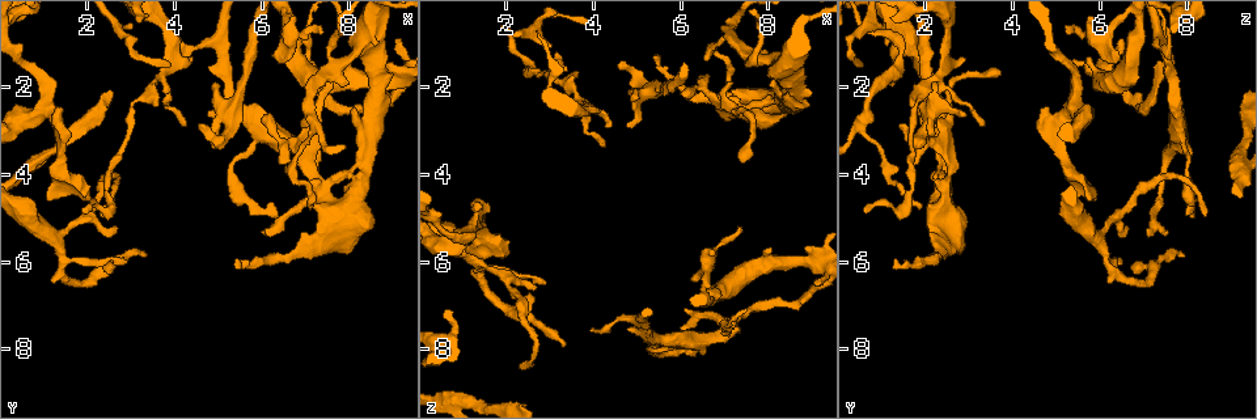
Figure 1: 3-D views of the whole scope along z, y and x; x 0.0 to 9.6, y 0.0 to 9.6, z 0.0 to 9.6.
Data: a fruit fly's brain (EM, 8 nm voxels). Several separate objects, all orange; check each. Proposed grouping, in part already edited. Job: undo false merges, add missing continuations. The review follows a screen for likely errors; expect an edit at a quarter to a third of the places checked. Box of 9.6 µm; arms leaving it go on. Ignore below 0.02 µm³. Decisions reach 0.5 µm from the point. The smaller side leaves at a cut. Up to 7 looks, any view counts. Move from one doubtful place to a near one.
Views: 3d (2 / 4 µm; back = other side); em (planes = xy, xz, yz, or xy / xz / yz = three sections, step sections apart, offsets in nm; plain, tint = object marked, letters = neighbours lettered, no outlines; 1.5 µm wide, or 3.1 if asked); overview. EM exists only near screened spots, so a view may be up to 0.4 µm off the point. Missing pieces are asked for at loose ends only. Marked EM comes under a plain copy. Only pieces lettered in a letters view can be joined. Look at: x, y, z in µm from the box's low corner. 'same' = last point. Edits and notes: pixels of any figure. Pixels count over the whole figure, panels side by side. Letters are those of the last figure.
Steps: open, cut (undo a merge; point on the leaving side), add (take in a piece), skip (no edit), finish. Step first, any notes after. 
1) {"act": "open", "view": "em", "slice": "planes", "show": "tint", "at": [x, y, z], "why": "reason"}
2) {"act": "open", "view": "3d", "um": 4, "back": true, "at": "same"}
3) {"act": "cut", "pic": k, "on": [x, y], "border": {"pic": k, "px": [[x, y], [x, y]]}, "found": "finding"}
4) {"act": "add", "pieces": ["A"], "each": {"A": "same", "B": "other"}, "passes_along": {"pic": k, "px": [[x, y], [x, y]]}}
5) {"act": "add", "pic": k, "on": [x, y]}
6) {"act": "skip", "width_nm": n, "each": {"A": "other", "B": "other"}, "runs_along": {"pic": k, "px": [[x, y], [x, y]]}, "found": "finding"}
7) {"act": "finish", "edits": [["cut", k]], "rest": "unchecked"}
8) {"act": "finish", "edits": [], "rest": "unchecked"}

{"act": "open", "view": "em", "slice": "planes", "show": "letters", "at": [2.60, 5.20, 6.55], "why": "tapers out"}

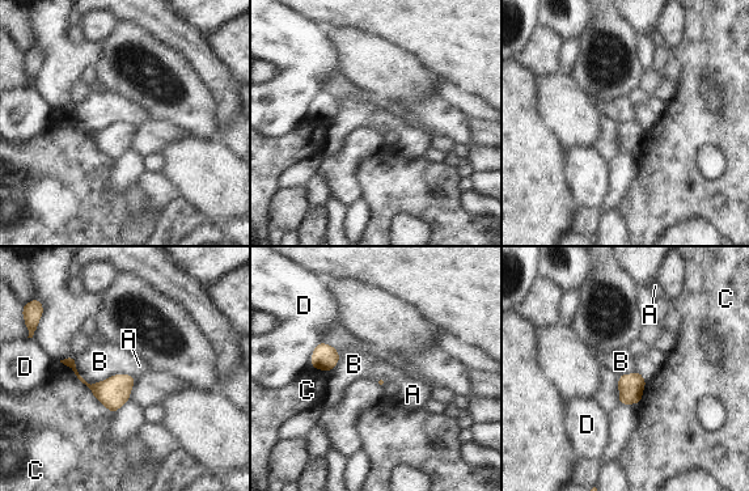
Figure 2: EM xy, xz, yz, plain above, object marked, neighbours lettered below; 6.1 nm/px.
{"act": "skip", "each": {"A": "other", "B": "other", "C": "other", "D": "other"}, "border": {"pic": 2, "px": [[73, 362], [91, 384], [132, 376]]}, "found": "no lettered piece goes on from it"}

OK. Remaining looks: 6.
{"act": "open", "view": "3d", "um": 2, "at": [2.35, 4.95, 8.40], "why": "free end"}

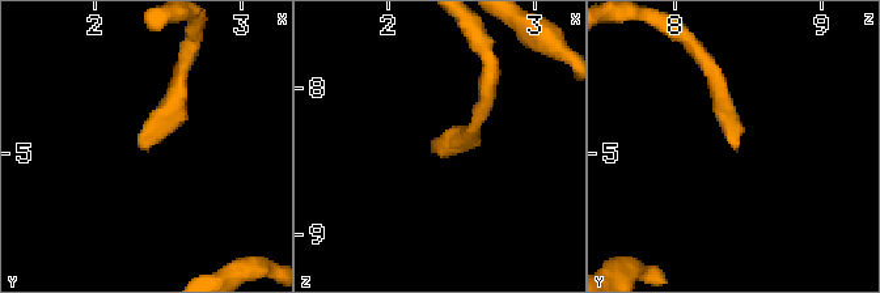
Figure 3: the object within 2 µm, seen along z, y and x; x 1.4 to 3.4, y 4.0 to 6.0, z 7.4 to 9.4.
{"act": "open", "view": "em", "slice": "xy", "step": 8, "show": "letters", "at": [2.32, 4.96, 8.40], "why": "now the EM"}

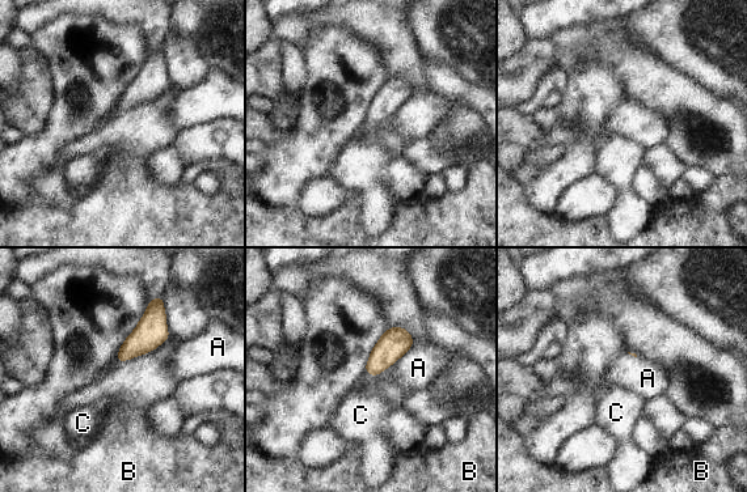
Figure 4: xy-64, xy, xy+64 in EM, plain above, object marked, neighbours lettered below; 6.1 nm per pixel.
{"act": "add", "pic": 4, "on": [362, 412], "each": {"A": "other", "B": "other", "C": "same"}, "passes_along": {"pic": 4, "px": [[393, 343], [371, 373], [362, 412]]}, "found": "the neuron continues"}

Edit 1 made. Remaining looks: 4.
{"act": "open", "view": "em", "slice": "planes", "show": "tint", "at": [1.40, 2.50, 4.65], "why": "branch stops here"}

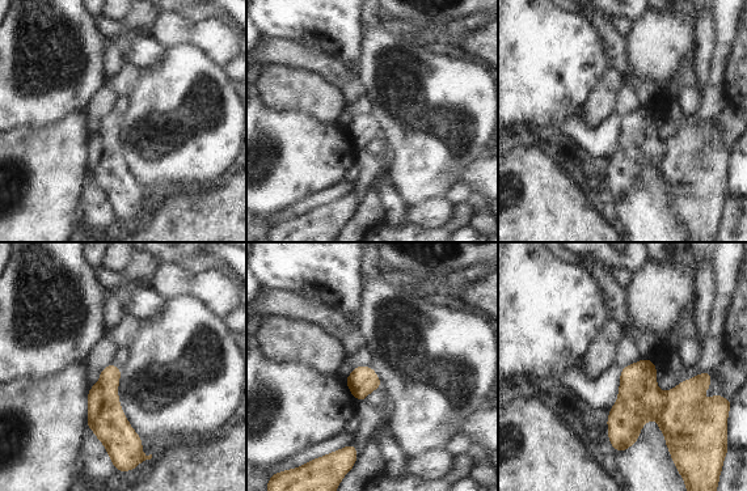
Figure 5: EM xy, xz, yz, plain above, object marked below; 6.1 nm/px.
{"act": "open", "view": "em", "slice": "planes", "show": "letters", "at": "same", "why": "see the neighbours"}

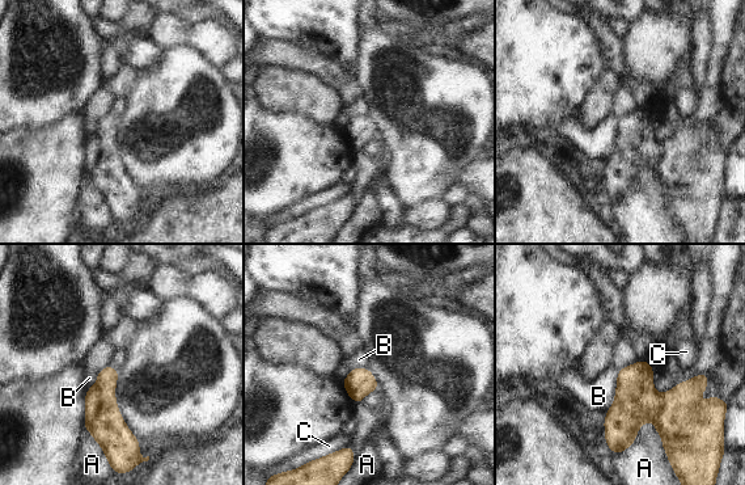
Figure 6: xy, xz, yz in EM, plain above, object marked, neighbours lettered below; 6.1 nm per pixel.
{"act": "skip", "width_nm": 130, "each": {"A": "other", "B": "other", "C": "other"}, "border": {"pic": 6, "px": [[619, 368], [614, 403], [606, 412]]}, "found": "none of them fits"}

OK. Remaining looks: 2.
{"act": "finish", "edits": [["add", 4]], "rest": "unchecked"}

